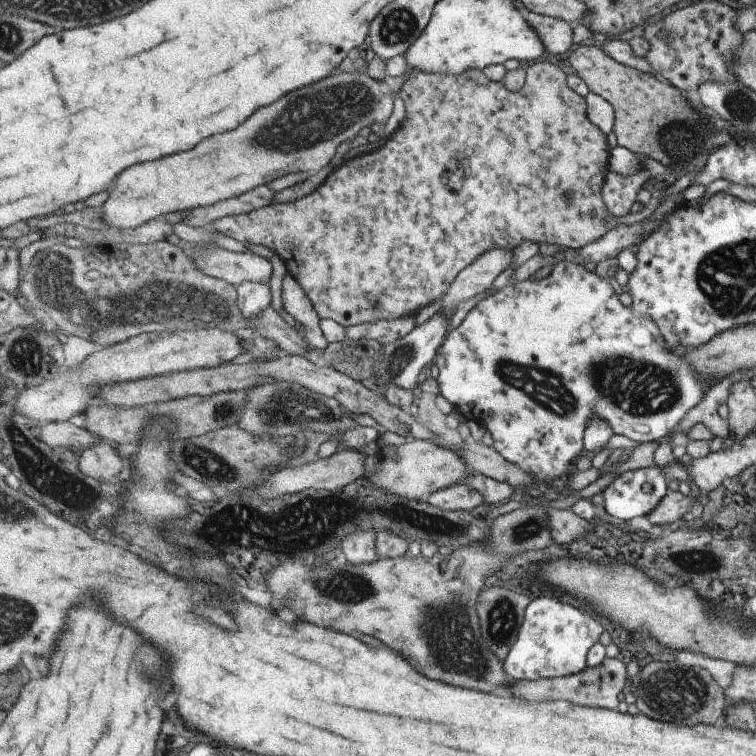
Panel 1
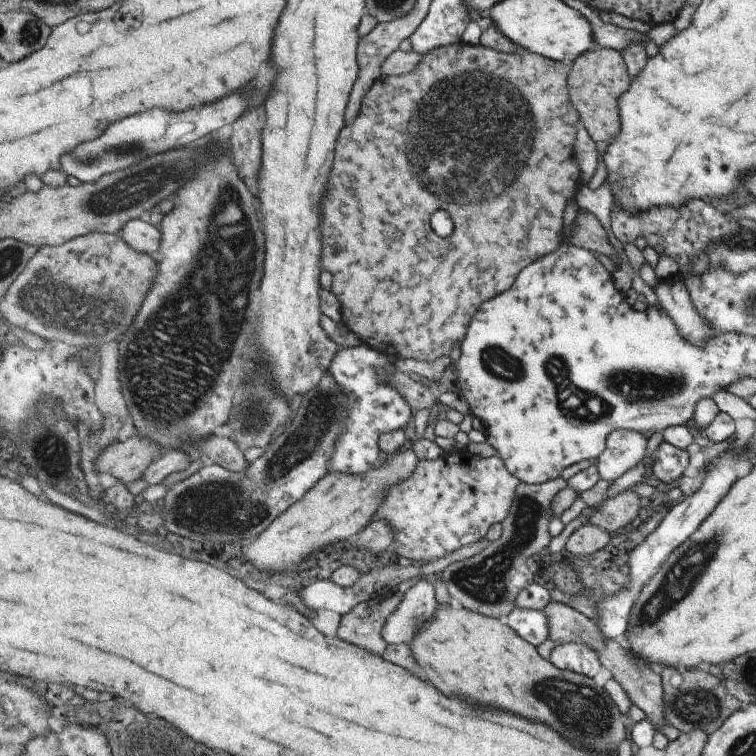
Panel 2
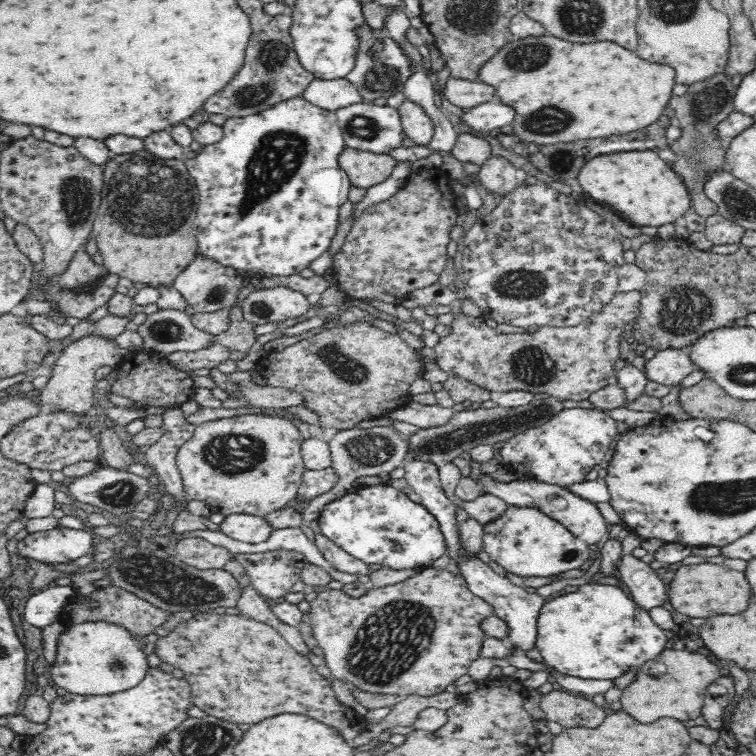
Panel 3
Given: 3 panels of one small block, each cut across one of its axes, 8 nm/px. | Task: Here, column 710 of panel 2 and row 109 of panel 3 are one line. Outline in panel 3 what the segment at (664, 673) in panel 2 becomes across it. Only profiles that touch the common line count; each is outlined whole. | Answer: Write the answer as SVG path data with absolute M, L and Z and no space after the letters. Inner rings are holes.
M722 72L687 87L684 98L680 98L680 102L676 102L675 105L675 119L682 128L682 136L666 144L678 156L678 162L672 164L672 168L676 170L676 174L684 181L688 189L692 211L705 218L715 215L717 206L704 193L704 182L710 176L710 172L726 167L725 149L720 145L720 139L714 132L716 132L716 126L725 121L733 111L732 100L734 100L736 87L731 78L732 76Z

